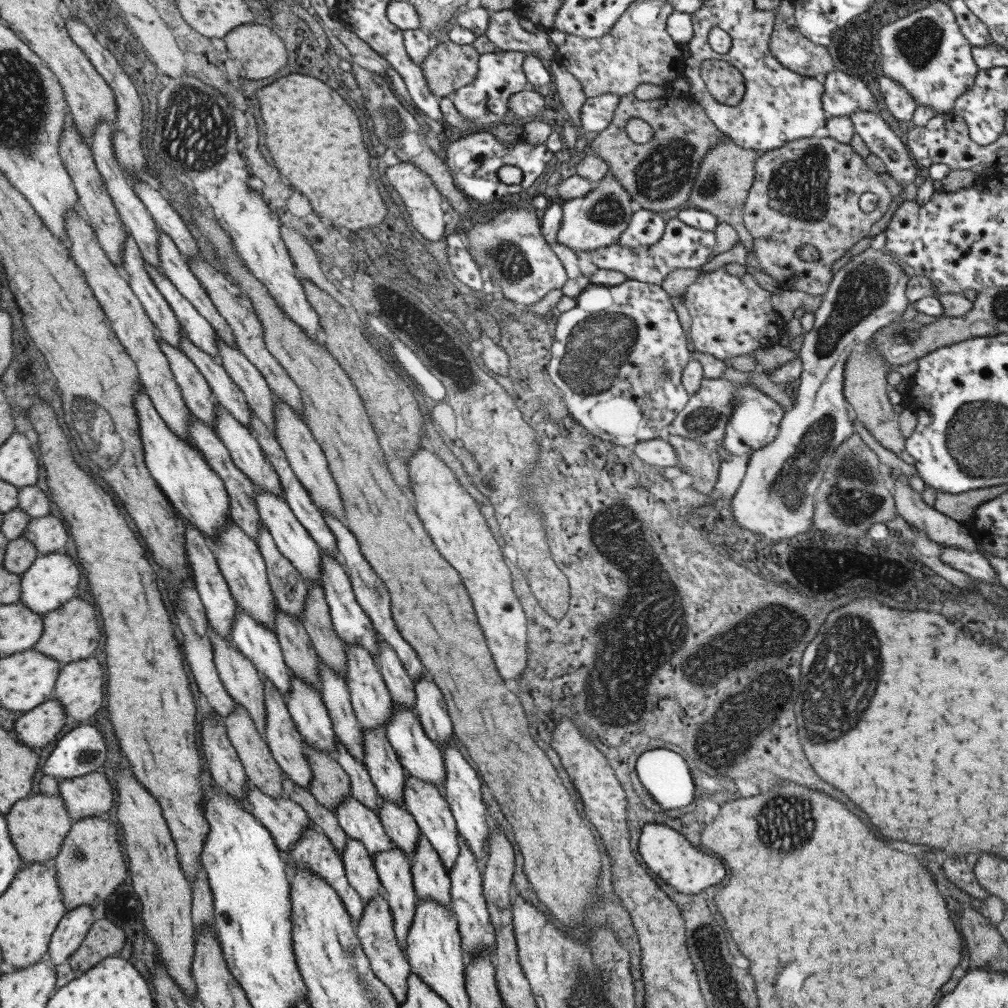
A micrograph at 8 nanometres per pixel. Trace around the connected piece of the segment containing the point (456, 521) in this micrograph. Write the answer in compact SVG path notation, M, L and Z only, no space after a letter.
M424 447L414 452L408 462L408 472L416 512L432 536L438 552L462 576L500 676L506 680L516 680L528 662L527 616L513 592L512 577L503 551L480 511L480 504L458 484L454 472Z

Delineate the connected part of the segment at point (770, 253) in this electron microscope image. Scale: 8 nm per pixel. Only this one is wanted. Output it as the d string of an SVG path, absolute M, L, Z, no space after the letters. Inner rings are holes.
M804 137L792 142L787 142L780 148L765 152L764 154L760 154L757 157L755 162L754 183L748 192L748 196L745 200L745 205L743 206L743 221L745 227L748 229L748 232L752 235L753 250L758 262L762 266L762 272L769 274L778 282L782 283L786 290L807 292L813 294L814 296L821 296L824 298L824 294L828 290L829 284L831 283L831 280L834 276L831 271L832 264L834 264L834 262L837 260L840 260L840 258L842 258L842 256L844 256L846 252L848 252L848 250L850 250L854 244L856 244L856 242L860 242L860 240L862 240L862 238L867 235L870 228L872 228L872 224L878 221L881 216L888 210L888 206L890 206L892 199L893 197L891 193L888 191L886 184L884 184L879 174L868 167L866 159L862 159L862 157L860 157L860 155L854 151L854 148L850 145L850 143L841 143L830 137ZM865 193L872 193L878 196L879 203L877 204L877 208L875 208L872 212L864 212L859 207L860 197ZM805 244L810 244L810 246L814 246L814 248L818 250L821 255L819 261L808 262L800 259L798 250Z

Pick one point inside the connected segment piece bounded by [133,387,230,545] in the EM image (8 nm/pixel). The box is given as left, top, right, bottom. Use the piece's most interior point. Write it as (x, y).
(198, 494)

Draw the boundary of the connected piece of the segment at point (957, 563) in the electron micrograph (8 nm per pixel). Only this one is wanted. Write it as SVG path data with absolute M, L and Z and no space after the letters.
M938 545L942 554L941 560L945 564L951 565L956 570L961 570L971 578L977 578L982 582L997 582L998 575L993 564L978 551L964 551L955 546Z

